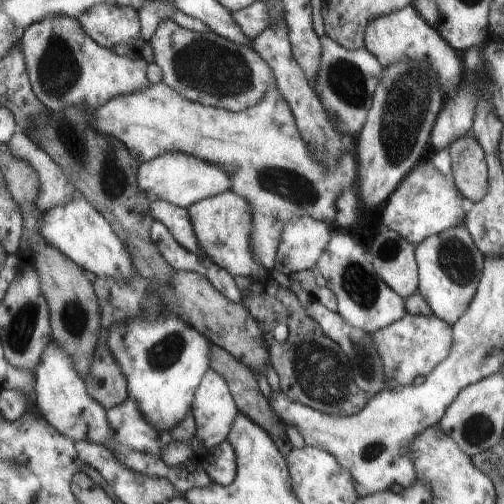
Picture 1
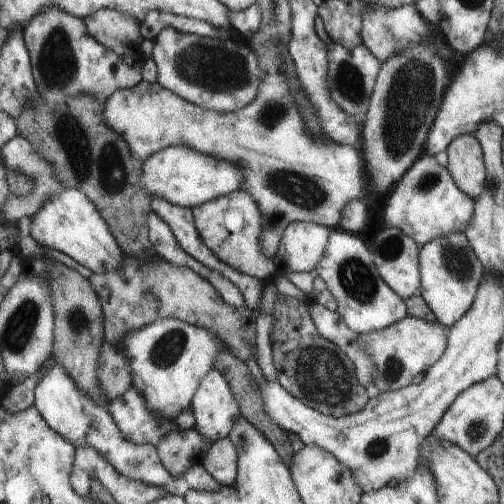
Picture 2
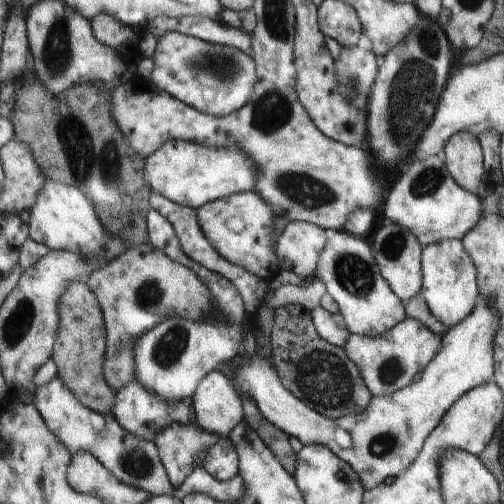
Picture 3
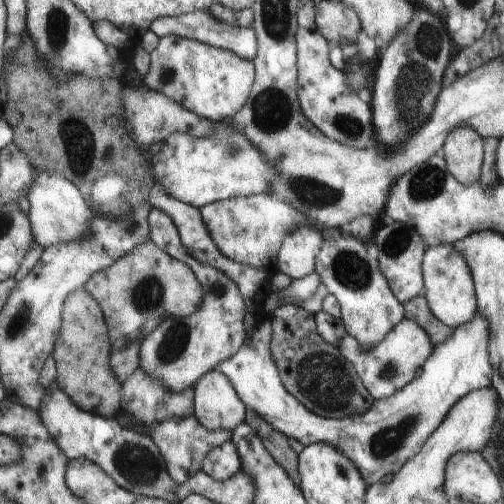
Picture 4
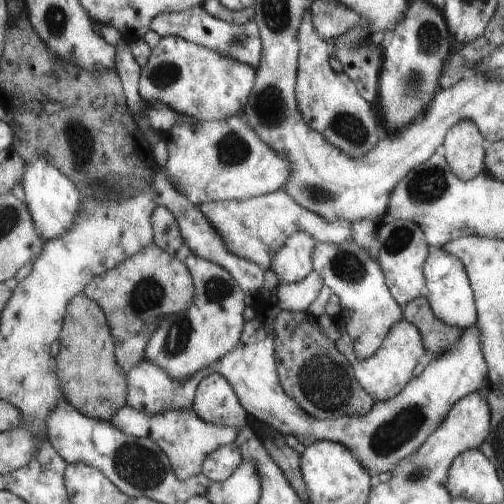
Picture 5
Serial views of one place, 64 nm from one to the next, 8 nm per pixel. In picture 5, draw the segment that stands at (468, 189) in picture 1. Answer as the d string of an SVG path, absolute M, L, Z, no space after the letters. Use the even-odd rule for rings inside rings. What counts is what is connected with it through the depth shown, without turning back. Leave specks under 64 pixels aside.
M461 120L447 130L443 148L445 160L451 172L461 180L473 180L485 172L485 156L489 140L483 138L481 130L471 120Z

